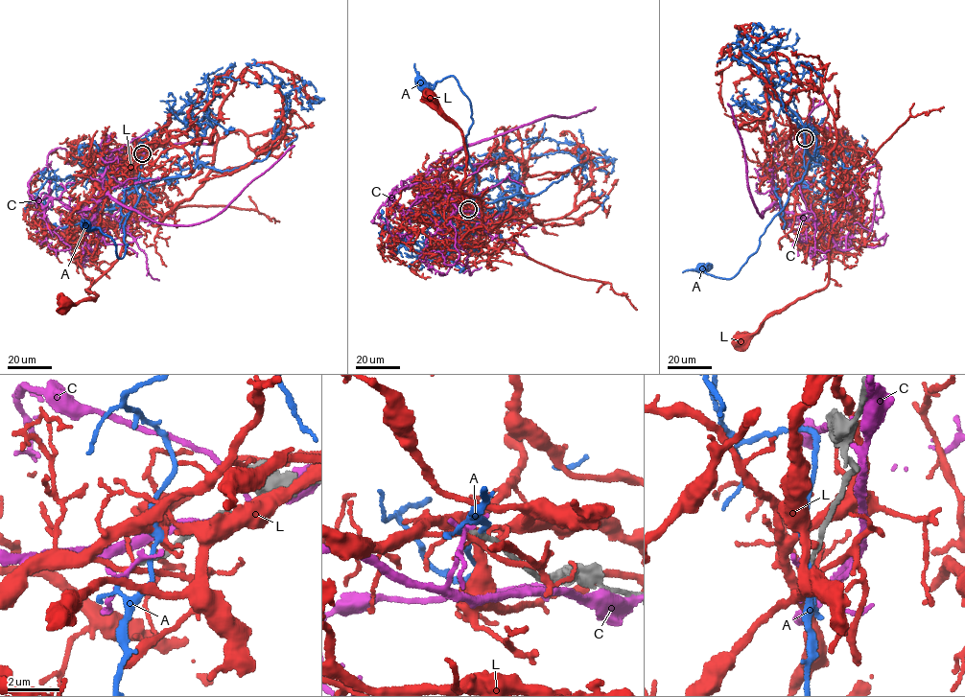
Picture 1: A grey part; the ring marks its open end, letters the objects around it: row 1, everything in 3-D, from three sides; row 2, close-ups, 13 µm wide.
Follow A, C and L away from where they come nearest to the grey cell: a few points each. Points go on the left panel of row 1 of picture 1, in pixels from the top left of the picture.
A: (144, 152), (136, 187), (140, 197), (125, 222), (124, 256), (117, 257), (114, 242), (100, 229), (86, 223)
C: (142, 152), (119, 152), (111, 159), (101, 180), (105, 192), (154, 220), (194, 225), (213, 218), (294, 145)
L: (145, 152), (101, 164), (120, 161), (130, 174), (125, 242), (120, 257), (88, 288), (97, 297), (64, 301)

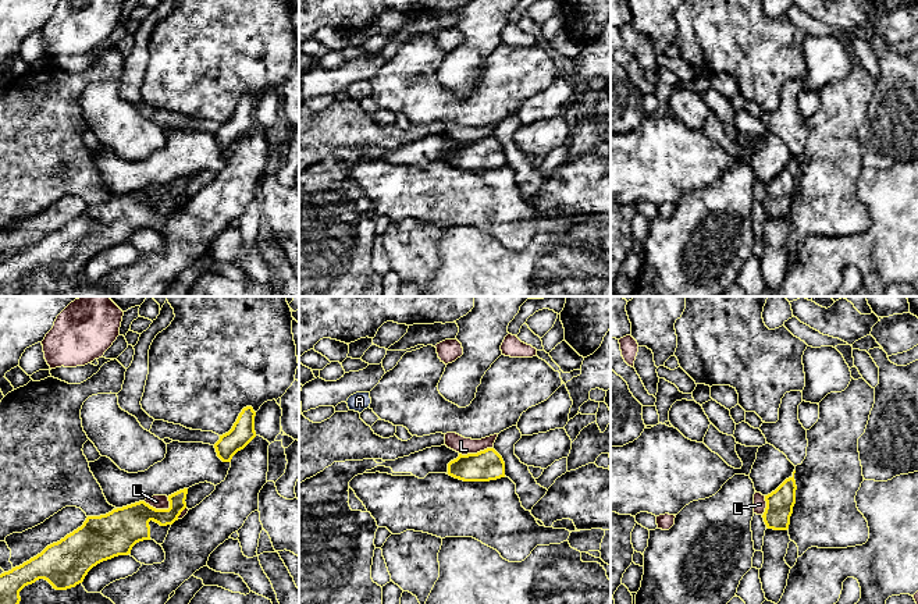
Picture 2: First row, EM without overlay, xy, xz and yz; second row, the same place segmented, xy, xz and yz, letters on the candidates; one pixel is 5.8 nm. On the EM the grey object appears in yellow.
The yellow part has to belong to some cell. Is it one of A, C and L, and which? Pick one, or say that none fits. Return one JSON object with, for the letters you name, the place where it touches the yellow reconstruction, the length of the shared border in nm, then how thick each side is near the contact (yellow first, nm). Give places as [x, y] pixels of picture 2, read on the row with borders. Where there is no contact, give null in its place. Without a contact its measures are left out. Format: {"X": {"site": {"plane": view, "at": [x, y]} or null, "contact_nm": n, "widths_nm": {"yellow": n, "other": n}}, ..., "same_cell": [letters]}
{"same_cell": []}

